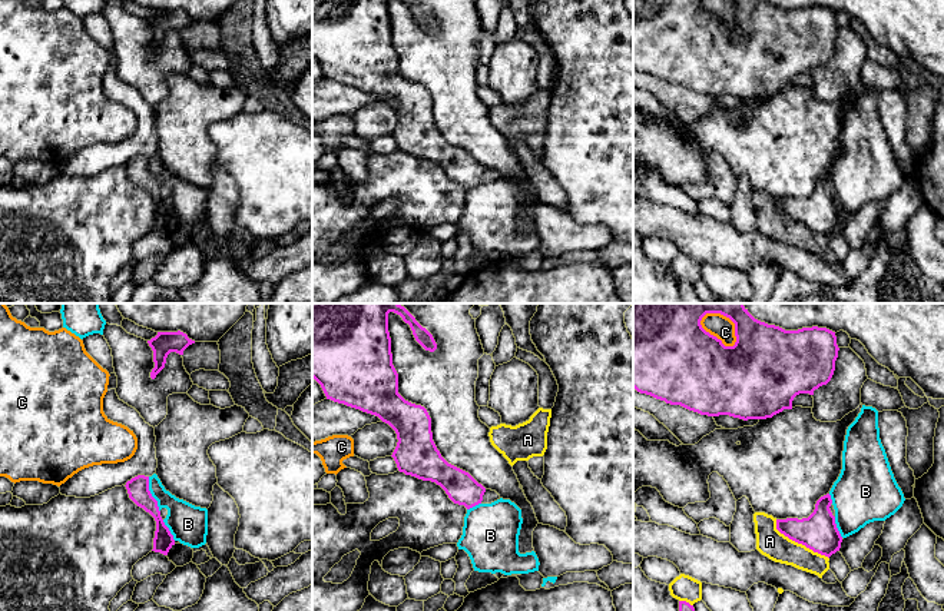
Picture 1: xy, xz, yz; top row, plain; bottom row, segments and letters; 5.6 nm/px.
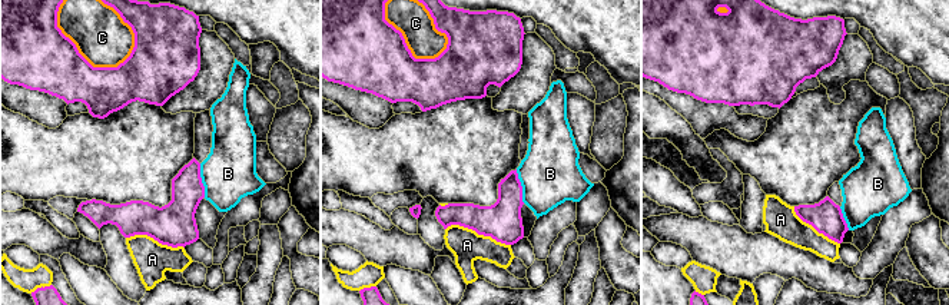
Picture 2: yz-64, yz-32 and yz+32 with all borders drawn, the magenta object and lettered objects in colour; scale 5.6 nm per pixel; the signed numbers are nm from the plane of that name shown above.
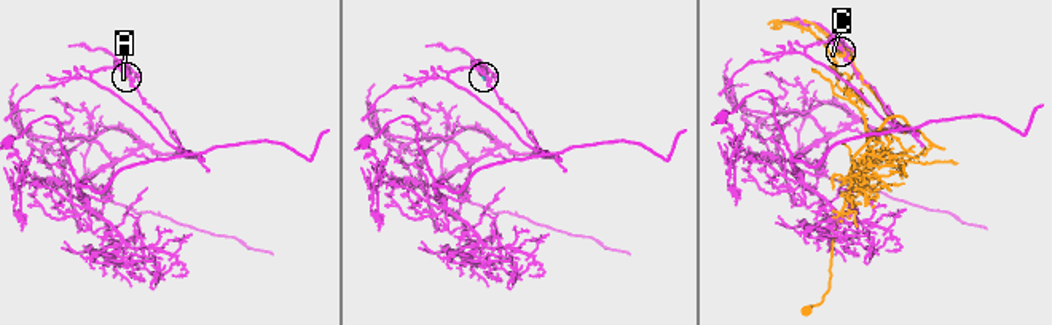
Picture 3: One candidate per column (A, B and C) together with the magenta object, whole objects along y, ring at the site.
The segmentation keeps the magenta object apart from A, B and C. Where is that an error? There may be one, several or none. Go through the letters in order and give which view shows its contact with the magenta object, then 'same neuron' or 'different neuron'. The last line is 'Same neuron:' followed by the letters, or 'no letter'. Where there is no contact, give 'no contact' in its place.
A: yz | different neuron
B: xy | different neuron
C: yz | different neuron
Same neuron: no letter

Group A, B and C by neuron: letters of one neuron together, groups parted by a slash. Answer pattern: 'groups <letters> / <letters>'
groups A / B / C

